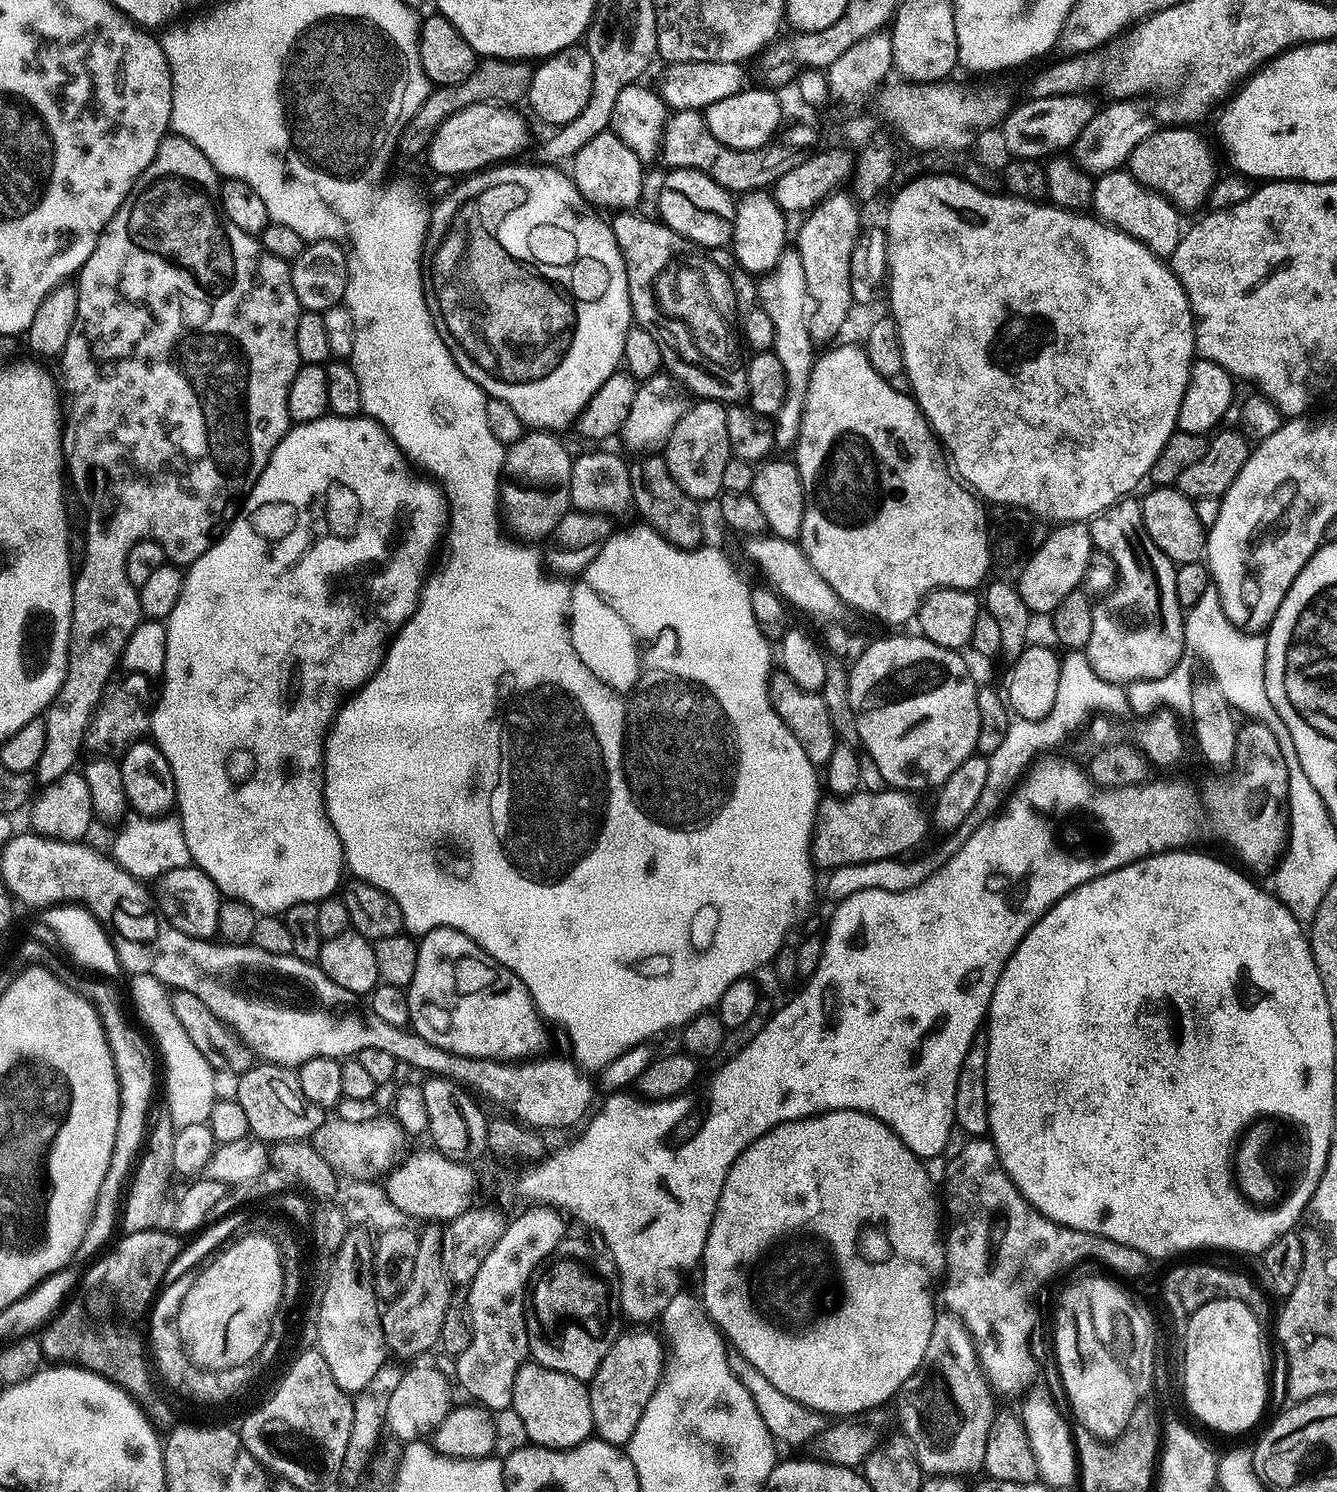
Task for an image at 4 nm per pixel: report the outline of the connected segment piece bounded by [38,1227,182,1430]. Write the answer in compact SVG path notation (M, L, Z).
M155 1227L121 1235L121 1240L117 1239L95 1261L97 1264L79 1277L74 1295L44 1324L38 1339L45 1361L67 1362L106 1378L140 1405L153 1428L168 1430L174 1424L172 1408L156 1389L146 1355L145 1320L156 1291L164 1284L164 1275L181 1252L182 1241L171 1230L160 1231Z

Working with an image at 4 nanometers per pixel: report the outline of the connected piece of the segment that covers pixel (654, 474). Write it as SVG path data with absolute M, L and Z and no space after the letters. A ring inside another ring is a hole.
M644 454L641 460L632 460L628 466L630 486L632 487L632 504L640 511L639 519L653 528L662 538L680 548L694 548L700 540L700 512L697 501L691 500L674 482L663 455Z

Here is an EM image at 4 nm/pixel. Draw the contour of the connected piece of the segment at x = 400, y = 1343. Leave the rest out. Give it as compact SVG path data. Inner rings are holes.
M414 1278L402 1289L398 1303L392 1302L383 1309L380 1325L384 1328L384 1343L387 1351L404 1360L412 1360L423 1352L428 1352L437 1347L440 1342L443 1318L450 1310L448 1304L449 1281L420 1280ZM400 1304L400 1305L399 1305ZM392 1351L392 1352L391 1352Z

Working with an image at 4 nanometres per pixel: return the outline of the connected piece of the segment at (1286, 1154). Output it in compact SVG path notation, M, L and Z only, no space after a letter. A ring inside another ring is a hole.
M1263 1112L1246 1126L1236 1128L1234 1179L1240 1204L1261 1214L1280 1212L1280 1208L1292 1200L1296 1188L1300 1188L1302 1178L1312 1173L1310 1157L1308 1128L1304 1128L1300 1120L1292 1120L1292 1116L1284 1116L1284 1112Z

